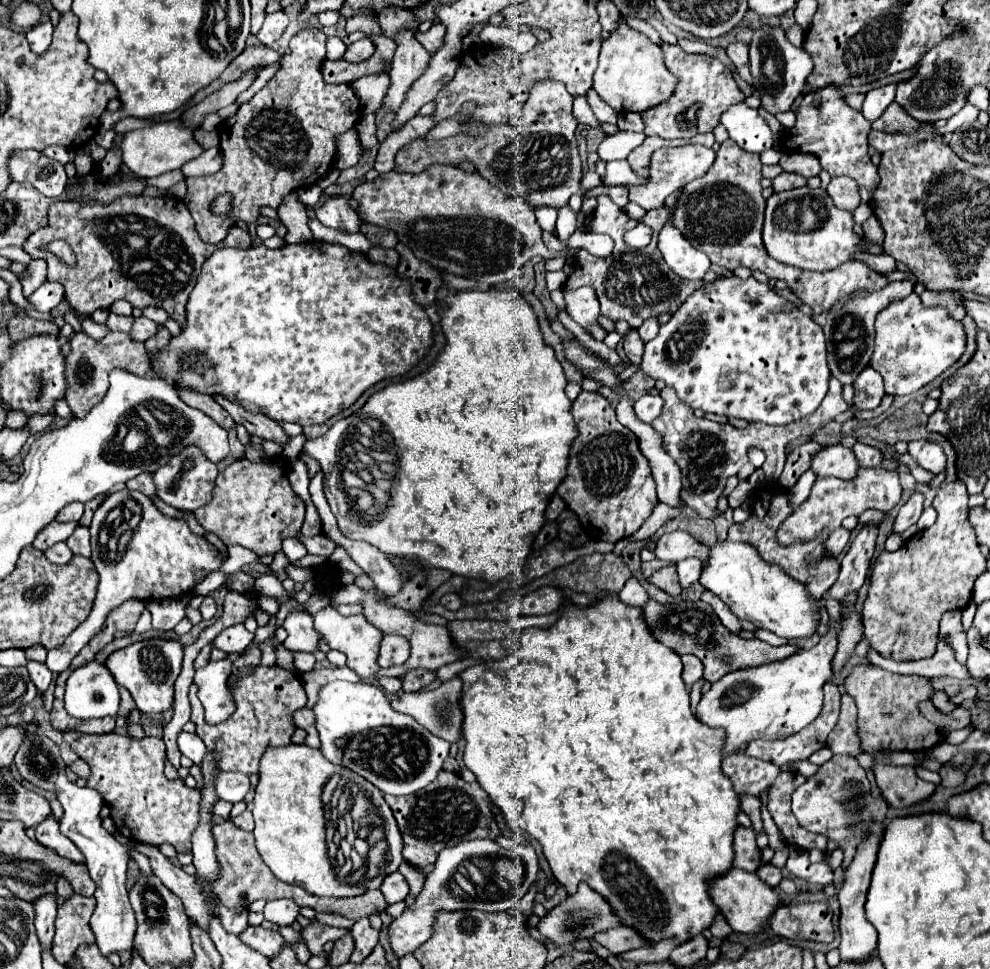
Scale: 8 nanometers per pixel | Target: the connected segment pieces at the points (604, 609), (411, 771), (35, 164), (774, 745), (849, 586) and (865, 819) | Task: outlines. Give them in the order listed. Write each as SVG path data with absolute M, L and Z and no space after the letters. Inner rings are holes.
M606 594L596 606L578 608L566 602L560 608L560 620L550 630L528 628L518 634L520 650L502 660L492 660L490 664L476 664L462 672L464 692L464 764L474 772L480 786L488 792L490 800L502 810L508 824L516 834L530 834L540 842L544 856L550 864L554 878L564 886L568 894L576 894L578 884L586 882L596 894L600 894L612 908L612 914L620 918L624 926L634 928L650 946L660 940L674 938L678 944L692 940L712 926L714 918L720 914L718 906L712 902L708 892L708 882L724 876L734 862L734 832L738 828L740 800L732 788L730 778L722 772L722 750L726 742L726 732L722 728L710 728L698 722L690 712L690 696L680 678L682 662L670 648L652 640L652 632L644 628L640 620L640 608L618 602L616 594Z
M330 682L320 688L318 702L312 708L316 716L316 730L320 734L320 750L322 754L334 762L342 764L368 782L372 782L378 790L386 794L414 794L428 786L436 774L442 770L442 764L448 756L450 744L446 740L440 740L432 736L424 726L420 726L416 720L410 720L410 716L404 716L390 706L390 698L384 696L380 688L366 682Z
M14 152L10 160L12 180L14 182L28 182L40 194L48 198L60 198L66 186L66 172L58 160L46 158L40 152Z
M826 682L824 684L824 708L822 708L822 714L808 728L804 728L796 736L788 736L788 738L782 738L782 740L752 740L748 750L746 750L746 754L754 756L754 758L760 758L760 760L766 760L766 762L772 762L776 766L782 766L786 762L808 760L816 750L826 746L826 738L832 732L832 728L836 726L838 716L840 716L840 696L842 694L838 692L838 686L834 682Z
M870 522L858 532L854 542L850 544L848 554L842 560L840 576L834 588L830 588L828 592L832 598L840 600L840 596L858 590L864 584L870 570L870 560L876 550L876 538L878 538L878 522Z
M834 756L820 770L810 776L802 786L798 786L792 794L792 814L810 832L820 832L830 840L836 840L844 850L844 866L852 862L856 852L856 844L864 838L868 824L872 820L884 822L888 804L884 798L874 798L870 794L870 782L864 768L852 756ZM850 818L860 818L858 824L852 824Z

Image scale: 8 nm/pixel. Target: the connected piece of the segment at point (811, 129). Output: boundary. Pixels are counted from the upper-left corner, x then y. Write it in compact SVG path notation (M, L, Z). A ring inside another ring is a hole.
M826 86L824 90L806 94L796 110L796 124L792 126L792 136L784 136L782 132L782 148L788 152L806 152L814 154L822 170L826 170L830 176L850 176L858 182L858 190L862 196L862 202L868 204L874 190L880 184L880 176L876 172L876 166L870 160L868 154L868 132L870 124L864 120L864 116L856 110L852 110L838 88Z

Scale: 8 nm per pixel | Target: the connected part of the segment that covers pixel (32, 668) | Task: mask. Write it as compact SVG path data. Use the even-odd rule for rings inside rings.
M28 662L28 672L30 672L30 678L36 684L36 688L44 694L52 682L52 672L48 670L48 666L40 664L40 662Z

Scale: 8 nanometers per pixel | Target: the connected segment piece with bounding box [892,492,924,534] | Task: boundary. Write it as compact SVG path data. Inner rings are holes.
M914 492L910 496L910 500L900 508L896 520L894 520L894 532L896 534L902 534L906 528L914 526L922 514L922 502L924 502L924 496L920 492Z

